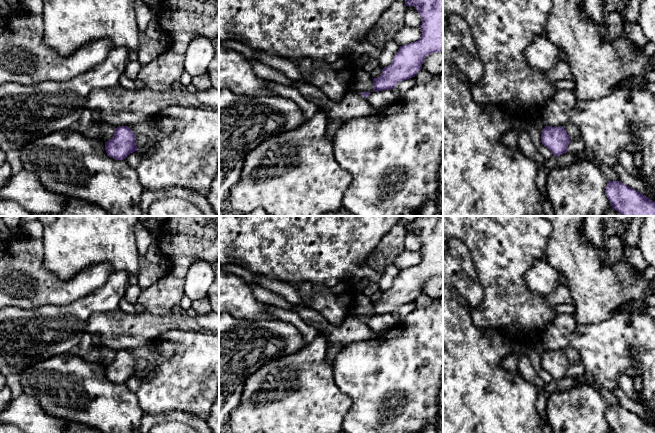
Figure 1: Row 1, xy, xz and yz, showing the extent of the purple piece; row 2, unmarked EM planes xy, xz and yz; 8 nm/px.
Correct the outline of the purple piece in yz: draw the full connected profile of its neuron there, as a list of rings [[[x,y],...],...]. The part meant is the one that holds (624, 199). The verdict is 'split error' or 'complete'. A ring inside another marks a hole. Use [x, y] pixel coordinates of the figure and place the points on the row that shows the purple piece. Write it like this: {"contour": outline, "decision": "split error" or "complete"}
{"contour": [[[608,181],[606,195],[611,206],[623,216],[655,216],[655,201],[621,181]]], "decision": "complete"}

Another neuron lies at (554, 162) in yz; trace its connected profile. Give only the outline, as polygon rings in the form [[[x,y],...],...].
[[[568,152],[560,156],[553,155],[550,159],[547,160],[545,164],[545,168],[549,173],[555,168],[559,168],[571,164],[574,159],[575,159],[575,155],[573,153],[568,153]]]

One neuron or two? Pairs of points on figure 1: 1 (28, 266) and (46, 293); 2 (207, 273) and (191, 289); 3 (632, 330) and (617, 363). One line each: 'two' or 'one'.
1: one
2: one
3: one

